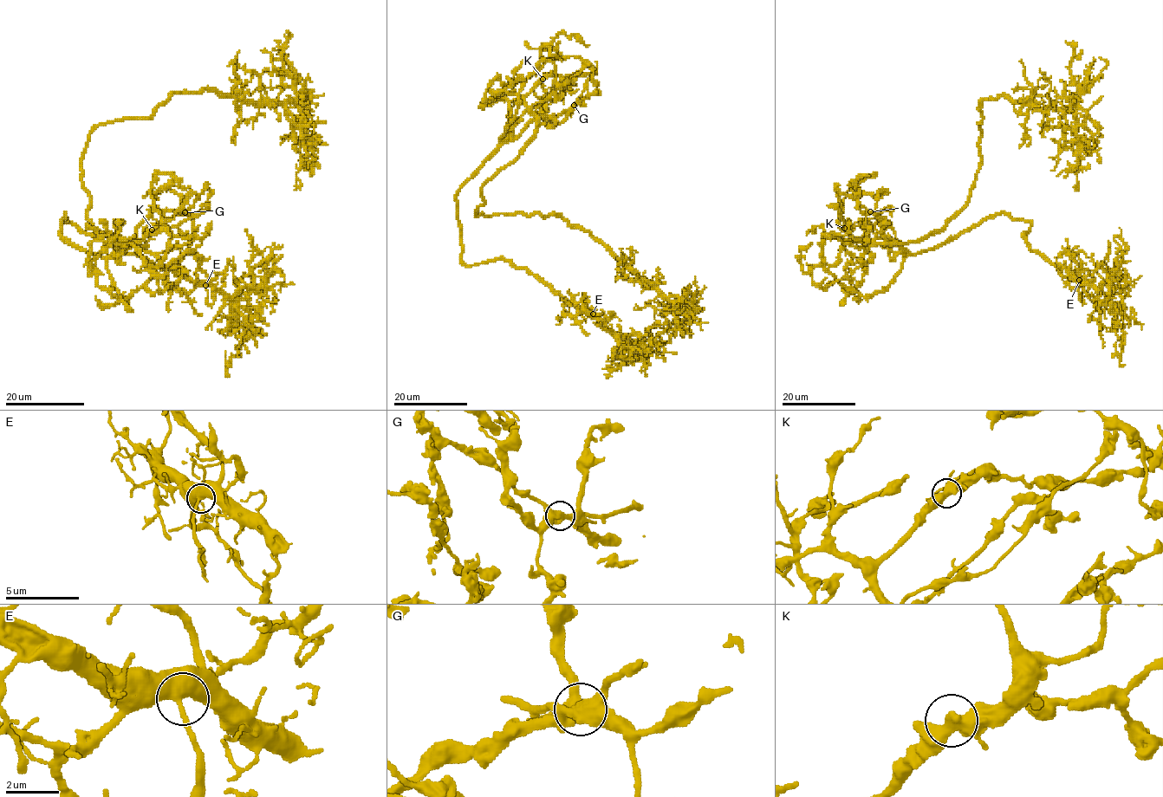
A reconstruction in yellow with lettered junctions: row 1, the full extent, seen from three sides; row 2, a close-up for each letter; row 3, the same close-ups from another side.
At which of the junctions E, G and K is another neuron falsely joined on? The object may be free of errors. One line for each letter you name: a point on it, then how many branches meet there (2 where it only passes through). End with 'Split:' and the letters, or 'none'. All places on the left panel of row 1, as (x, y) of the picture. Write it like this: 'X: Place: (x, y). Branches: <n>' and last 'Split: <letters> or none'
G: Place: (185, 212). Branches: 2
Split: G

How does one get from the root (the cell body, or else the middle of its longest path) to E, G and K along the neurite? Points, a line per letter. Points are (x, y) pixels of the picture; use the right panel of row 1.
E: (885, 243), (874, 240), (897, 253), (921, 253), (1009, 213), (1031, 223), (1024, 238), (1032, 250), (1079, 280)
G: (885, 243), (874, 242), (873, 225), (877, 217), (880, 222), (883, 219), (871, 211)
K: (885, 243), (856, 240), (844, 228)

